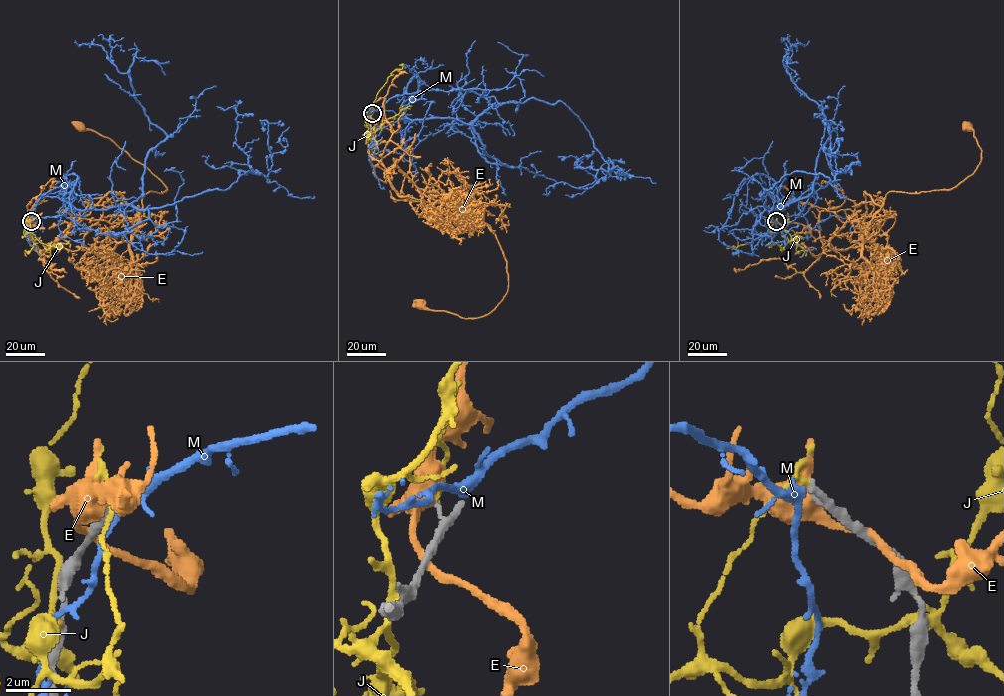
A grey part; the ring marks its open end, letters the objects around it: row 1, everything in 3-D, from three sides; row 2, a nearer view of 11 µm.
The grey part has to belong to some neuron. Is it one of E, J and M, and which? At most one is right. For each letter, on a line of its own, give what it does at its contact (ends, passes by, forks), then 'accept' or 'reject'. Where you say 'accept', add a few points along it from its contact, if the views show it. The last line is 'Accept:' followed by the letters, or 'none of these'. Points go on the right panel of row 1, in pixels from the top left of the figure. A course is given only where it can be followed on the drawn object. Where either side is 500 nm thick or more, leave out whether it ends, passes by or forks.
E: it forks | reject
J: it passes by | reject
M: it forks | accept | via (776, 221), (757, 215), (752, 234), (769, 208), (764, 189), (795, 171), (834, 181), (819, 106)
Accept: M

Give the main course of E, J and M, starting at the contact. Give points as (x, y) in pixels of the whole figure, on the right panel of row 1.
E: (776, 221), (849, 248), (864, 191), (877, 213), (889, 192), (950, 189), (973, 173), (981, 150), (967, 126)
J: (776, 221), (770, 230), (775, 232), (784, 230), (794, 240), (782, 249), (776, 244), (769, 243), (769, 247)
M: (776, 221), (757, 215), (752, 234), (769, 208), (764, 189), (795, 171), (834, 181), (819, 106)

